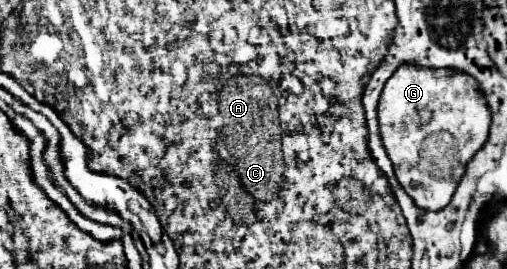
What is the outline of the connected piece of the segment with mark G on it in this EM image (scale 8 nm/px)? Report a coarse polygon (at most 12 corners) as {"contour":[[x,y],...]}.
{"contour":[[402,64],[378,104],[416,206],[450,204],[488,140],[478,80]]}

